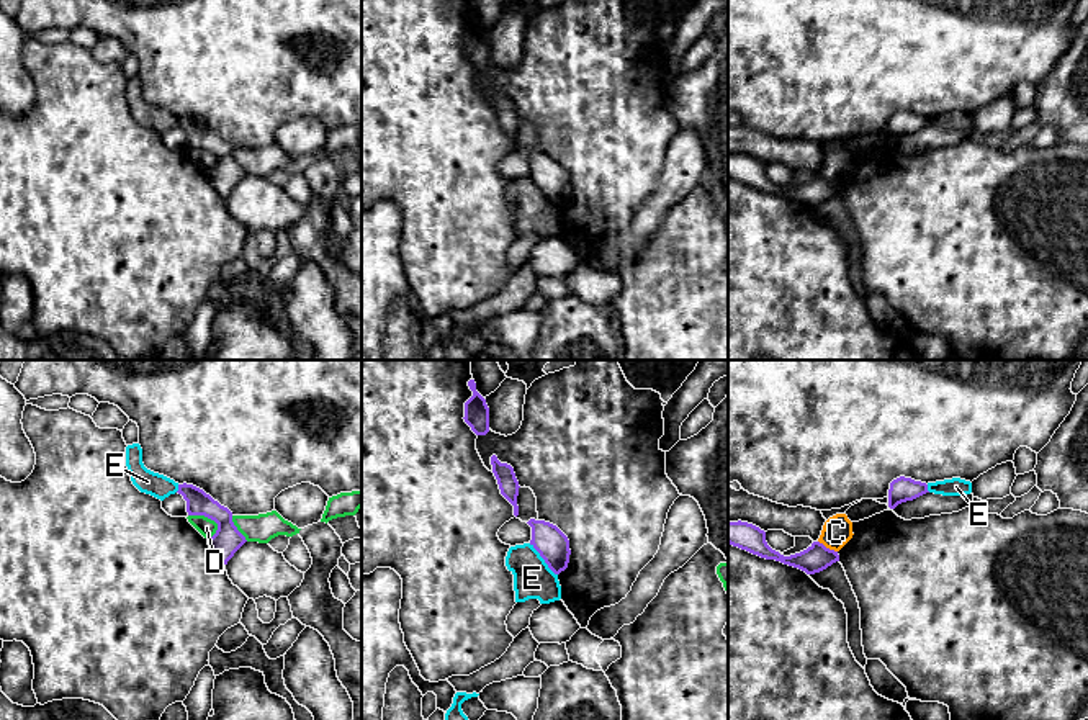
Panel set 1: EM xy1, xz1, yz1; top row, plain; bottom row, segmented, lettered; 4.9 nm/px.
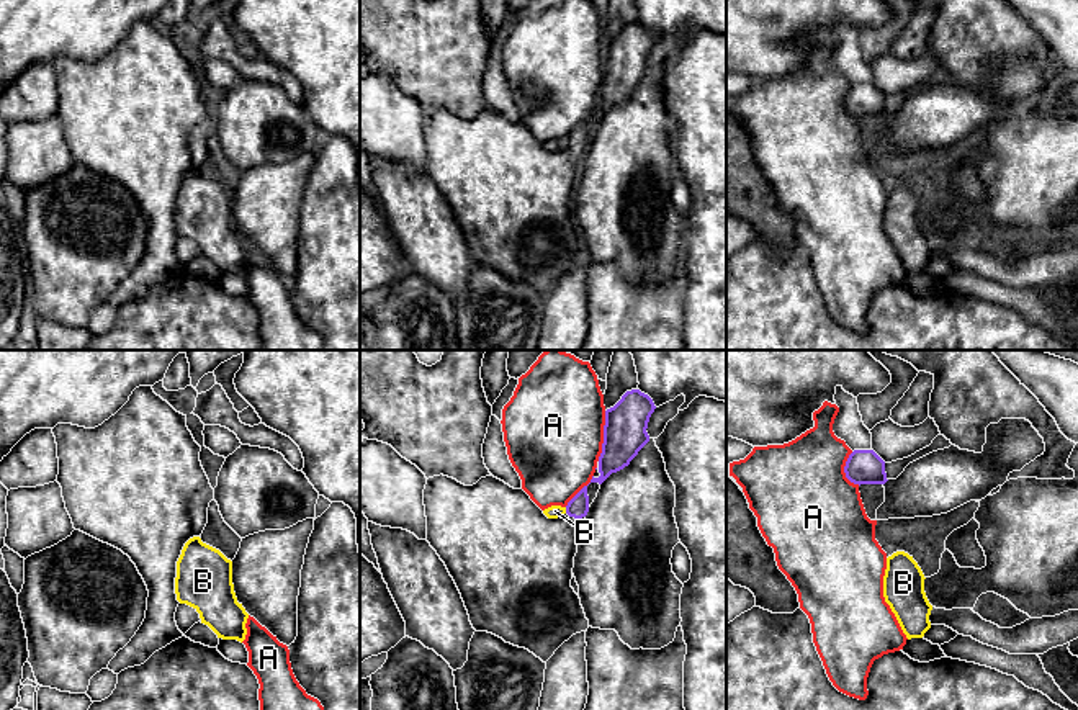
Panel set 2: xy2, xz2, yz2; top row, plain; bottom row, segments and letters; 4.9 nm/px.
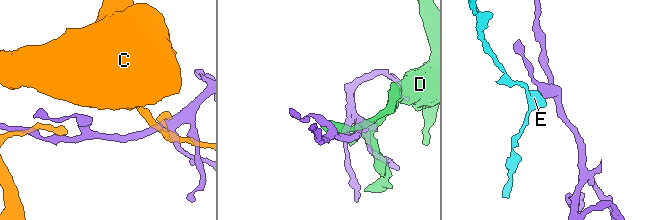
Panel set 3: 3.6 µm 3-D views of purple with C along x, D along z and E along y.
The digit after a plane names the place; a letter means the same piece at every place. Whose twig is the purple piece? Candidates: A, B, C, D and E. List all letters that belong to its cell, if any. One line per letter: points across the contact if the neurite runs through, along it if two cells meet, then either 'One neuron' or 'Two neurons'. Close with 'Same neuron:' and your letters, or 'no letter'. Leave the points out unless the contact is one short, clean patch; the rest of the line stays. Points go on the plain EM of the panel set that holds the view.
A: Two neurons
B: Boundary: xz2 (565, 141), (566, 146). Two neurons
C: Boundary: yz1 (818, 174), (836, 185). Two neurons
D: Two neurons
E: Boundary: xz1 (529, 177), (557, 208). Two neurons
Same neuron: no letter

